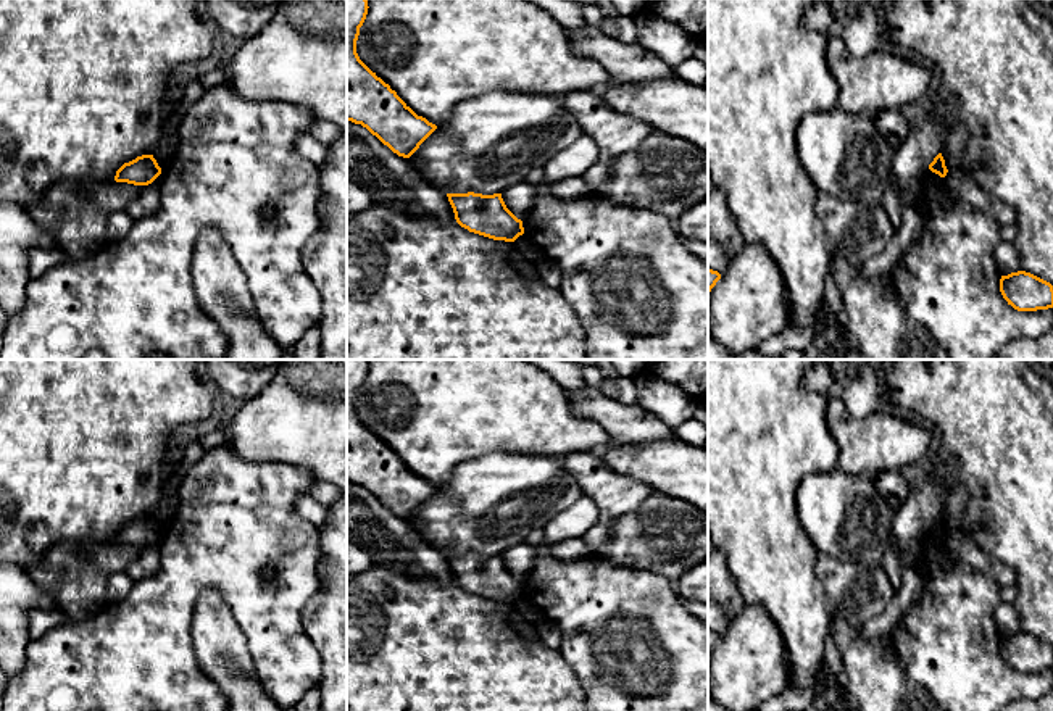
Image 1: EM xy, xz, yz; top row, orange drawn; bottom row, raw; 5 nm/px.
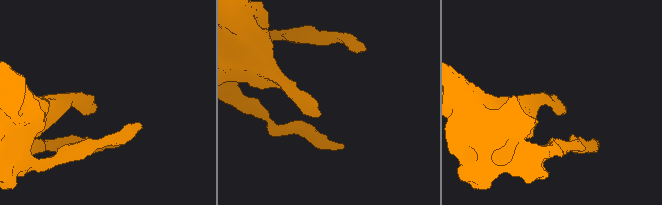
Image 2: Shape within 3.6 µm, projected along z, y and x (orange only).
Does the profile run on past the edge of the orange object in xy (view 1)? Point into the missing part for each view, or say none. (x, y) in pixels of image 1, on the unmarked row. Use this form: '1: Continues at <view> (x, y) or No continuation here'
1: No continuation here

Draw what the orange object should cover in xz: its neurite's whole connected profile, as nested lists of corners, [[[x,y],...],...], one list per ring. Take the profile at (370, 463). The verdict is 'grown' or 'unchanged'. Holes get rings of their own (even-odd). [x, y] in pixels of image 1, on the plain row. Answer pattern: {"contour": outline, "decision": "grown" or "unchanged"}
{"contour": [[[347,360],[347,482],[361,485],[393,514],[410,519],[437,487],[418,477],[360,421],[356,401],[368,369],[366,360]]], "decision": "unchanged"}

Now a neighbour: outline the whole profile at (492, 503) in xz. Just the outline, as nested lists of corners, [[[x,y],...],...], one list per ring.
[[[497,451],[456,466],[452,479],[439,485],[408,521],[427,543],[445,555],[493,556],[526,542],[532,530],[543,529],[582,497],[577,480],[563,466],[563,456]]]

